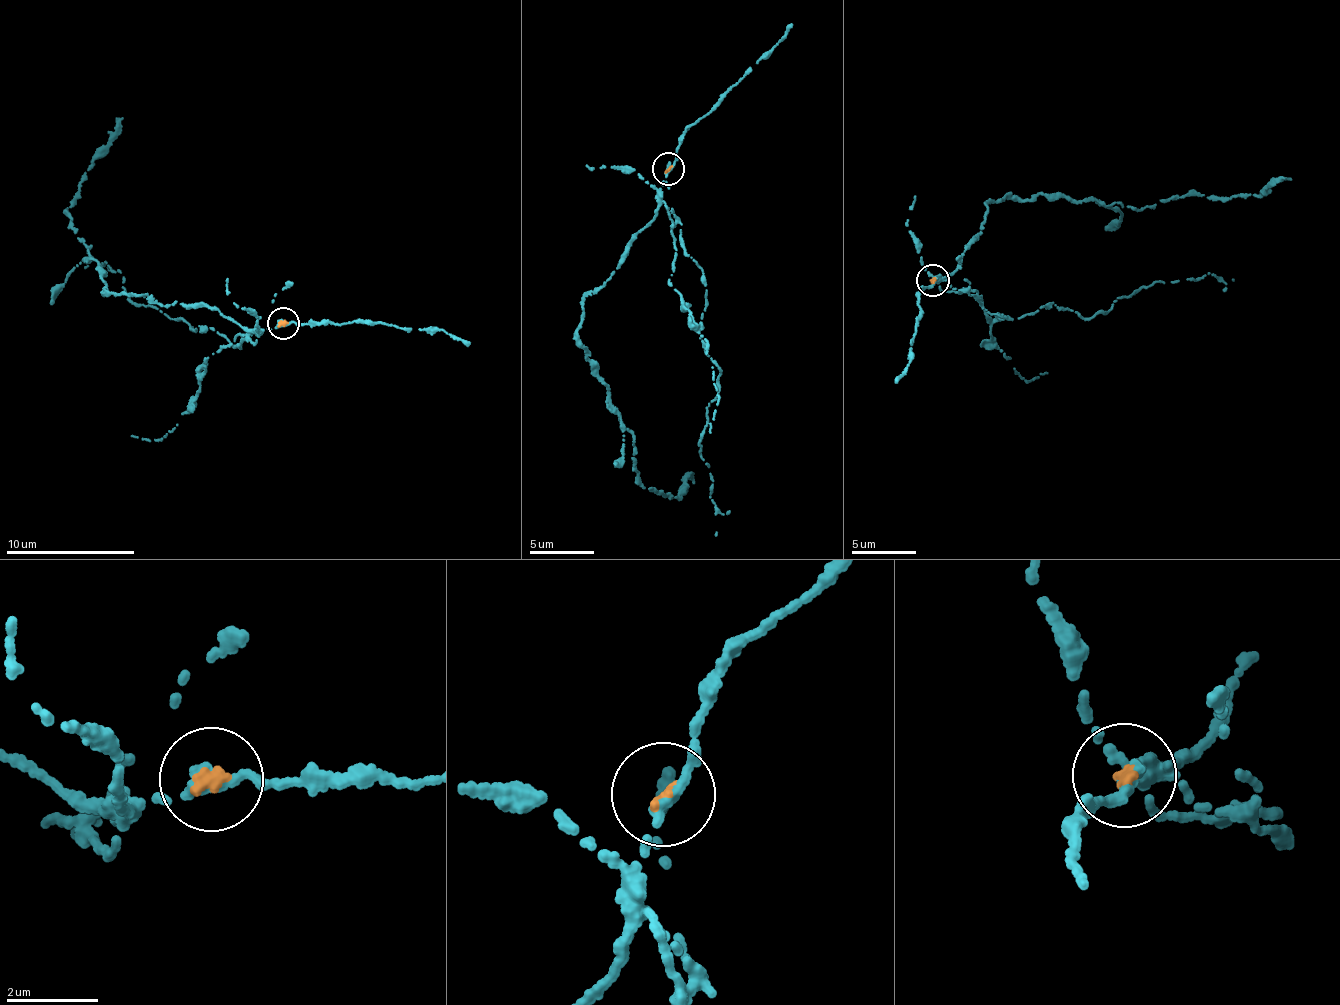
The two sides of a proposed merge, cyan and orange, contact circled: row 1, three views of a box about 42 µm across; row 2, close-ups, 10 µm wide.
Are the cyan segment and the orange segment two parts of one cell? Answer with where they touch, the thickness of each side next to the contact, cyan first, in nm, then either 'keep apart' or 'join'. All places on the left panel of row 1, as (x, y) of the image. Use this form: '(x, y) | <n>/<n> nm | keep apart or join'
(283, 323) | 240/240 nm | keep apart

